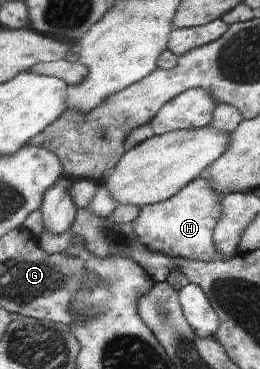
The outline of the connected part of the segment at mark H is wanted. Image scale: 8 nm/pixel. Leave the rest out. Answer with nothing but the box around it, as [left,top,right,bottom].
[131,177,222,262]

